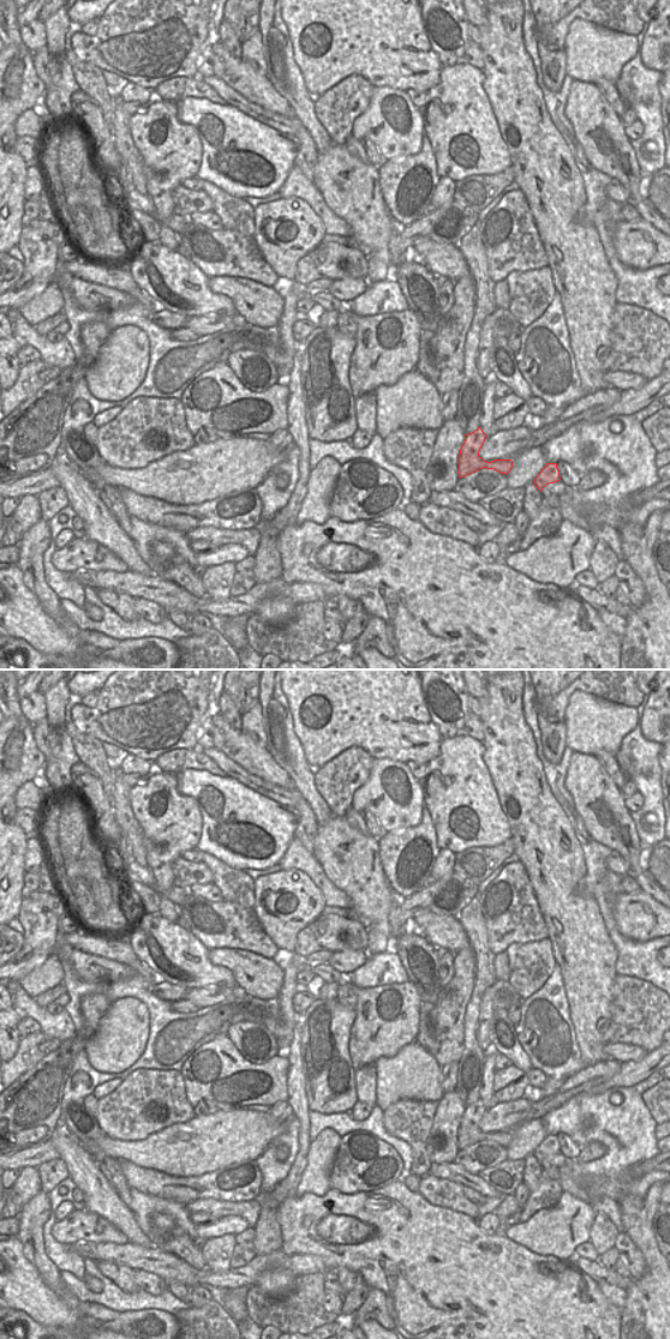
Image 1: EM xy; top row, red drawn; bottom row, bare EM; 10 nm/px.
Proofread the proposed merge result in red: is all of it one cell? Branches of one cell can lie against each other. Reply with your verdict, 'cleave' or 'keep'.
keep

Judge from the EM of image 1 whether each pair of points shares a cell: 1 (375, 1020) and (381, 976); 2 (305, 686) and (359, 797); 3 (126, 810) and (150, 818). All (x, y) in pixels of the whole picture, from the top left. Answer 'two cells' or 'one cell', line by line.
1: two cells
2: two cells
3: two cells

